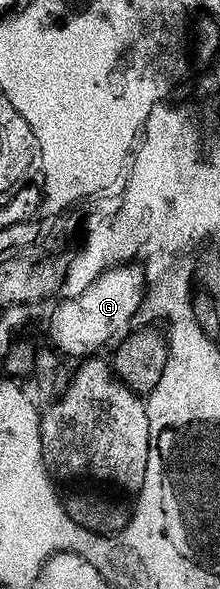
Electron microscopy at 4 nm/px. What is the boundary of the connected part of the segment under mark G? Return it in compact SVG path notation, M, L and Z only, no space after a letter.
M125 264L109 269L81 299L59 309L62 311L50 324L51 343L69 359L86 360L101 353L101 349L116 334L121 335L133 318L141 313L147 283L146 271L141 265Z

